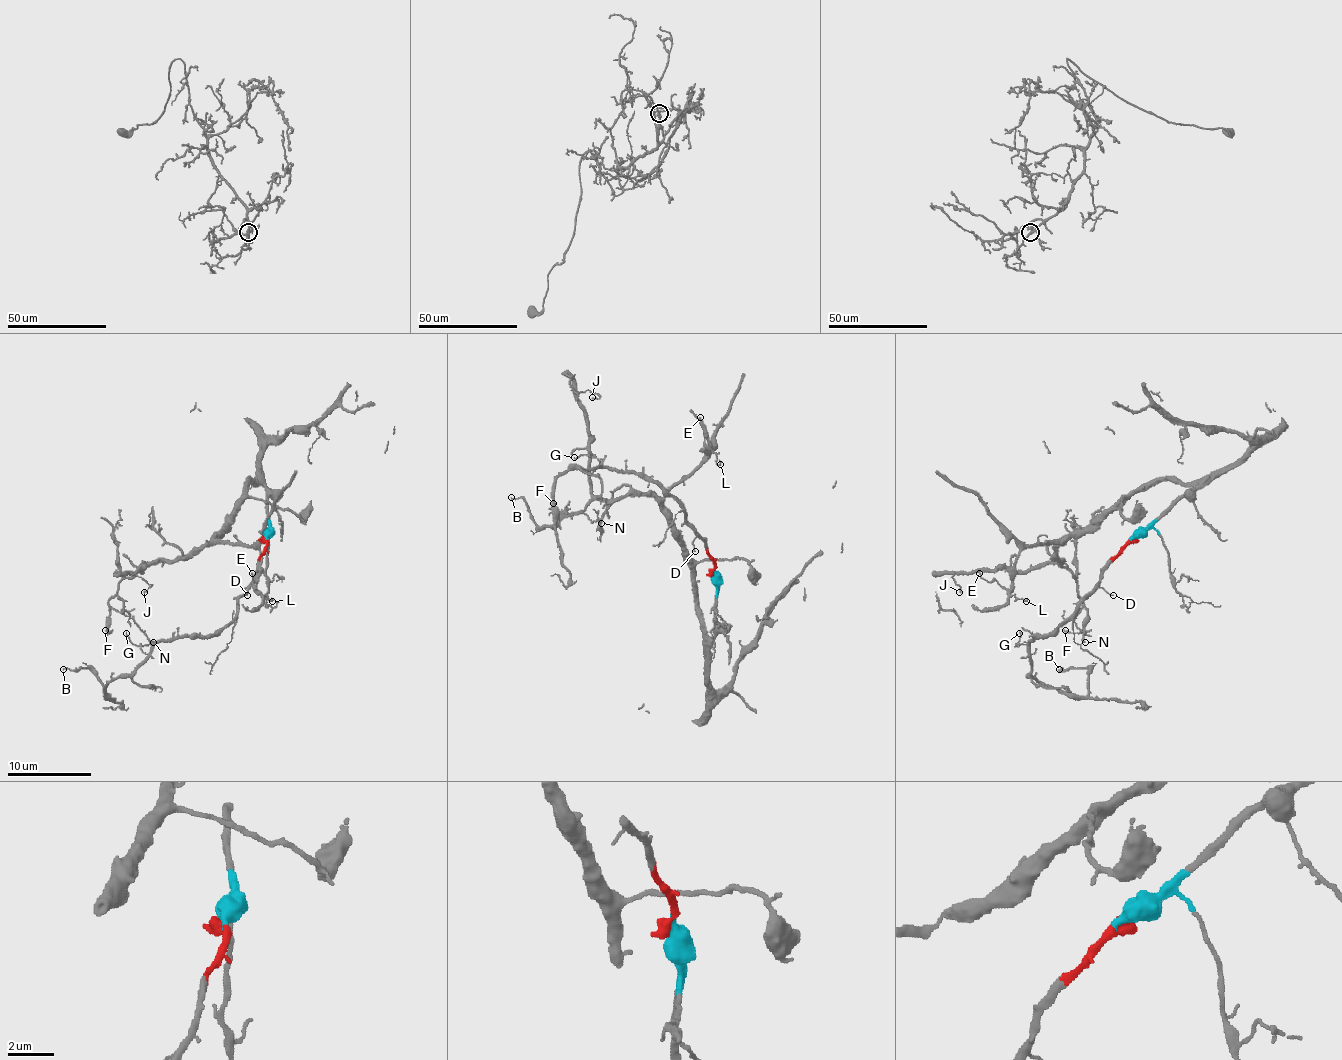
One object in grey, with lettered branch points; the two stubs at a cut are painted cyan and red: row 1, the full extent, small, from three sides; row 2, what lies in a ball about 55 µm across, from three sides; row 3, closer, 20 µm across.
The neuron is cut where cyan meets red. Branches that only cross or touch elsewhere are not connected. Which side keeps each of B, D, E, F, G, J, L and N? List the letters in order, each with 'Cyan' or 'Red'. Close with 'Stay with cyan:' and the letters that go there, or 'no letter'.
B: Red
D: Red
E: Cyan
F: Cyan
G: Red
J: Cyan
L: Cyan
N: Cyan
Stay with cyan: E, F, J, L, N

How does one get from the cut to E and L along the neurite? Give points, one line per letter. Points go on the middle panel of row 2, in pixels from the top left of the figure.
E: (714, 569), (716, 628), (710, 637), (697, 607), (695, 561), (664, 506), (664, 496), (708, 458), (700, 418)
L: (714, 569), (710, 637), (695, 561), (664, 496), (708, 458), (702, 452), (721, 464)

